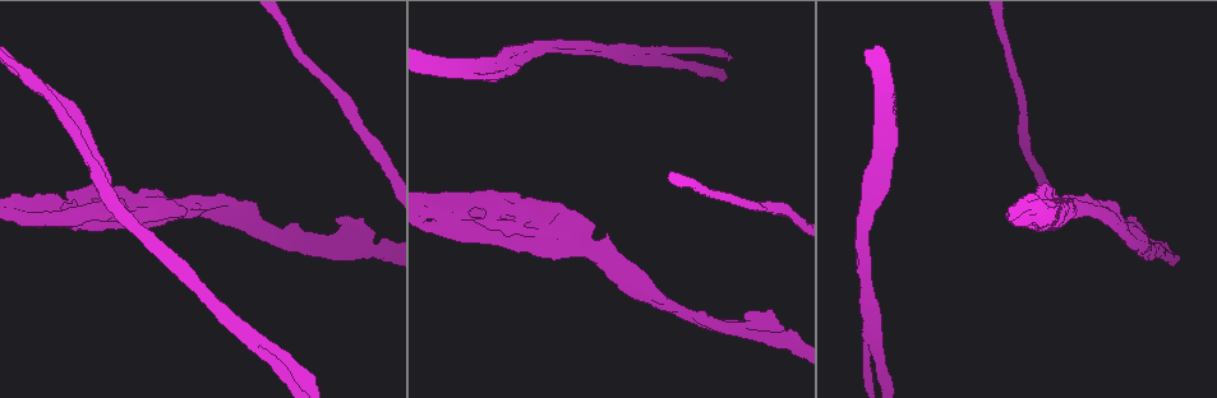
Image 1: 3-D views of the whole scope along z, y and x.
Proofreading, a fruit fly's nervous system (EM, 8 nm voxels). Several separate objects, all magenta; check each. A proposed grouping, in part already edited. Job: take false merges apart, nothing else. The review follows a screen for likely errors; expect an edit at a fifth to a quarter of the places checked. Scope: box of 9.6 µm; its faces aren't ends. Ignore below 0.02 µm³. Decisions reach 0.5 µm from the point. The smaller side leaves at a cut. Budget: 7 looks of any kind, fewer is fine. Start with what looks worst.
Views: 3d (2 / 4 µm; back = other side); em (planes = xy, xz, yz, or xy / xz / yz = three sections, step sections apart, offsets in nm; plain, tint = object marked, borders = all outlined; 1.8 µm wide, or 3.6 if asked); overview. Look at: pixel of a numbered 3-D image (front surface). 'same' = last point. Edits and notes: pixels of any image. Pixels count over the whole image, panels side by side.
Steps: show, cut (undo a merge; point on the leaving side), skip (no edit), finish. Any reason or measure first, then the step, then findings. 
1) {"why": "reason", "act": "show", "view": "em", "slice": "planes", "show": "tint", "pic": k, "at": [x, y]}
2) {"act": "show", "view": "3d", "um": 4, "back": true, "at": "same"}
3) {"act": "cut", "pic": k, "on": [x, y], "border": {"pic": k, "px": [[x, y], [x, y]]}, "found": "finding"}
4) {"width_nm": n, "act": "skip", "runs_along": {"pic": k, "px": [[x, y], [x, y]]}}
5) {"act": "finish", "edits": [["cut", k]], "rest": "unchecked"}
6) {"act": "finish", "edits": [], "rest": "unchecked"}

{"why": "closes a loop", "act": "show", "view": "3d", "um": 2, "pic": 1, "at": [242, 208]}

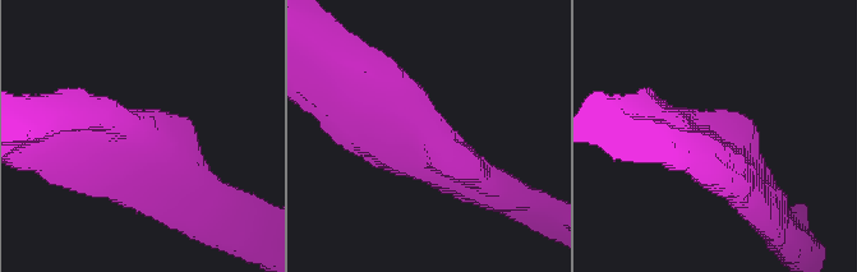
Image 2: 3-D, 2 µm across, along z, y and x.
{"act": "show", "view": "em", "slice": "planes", "show": "tint", "pic": 2, "at": [138, 133]}

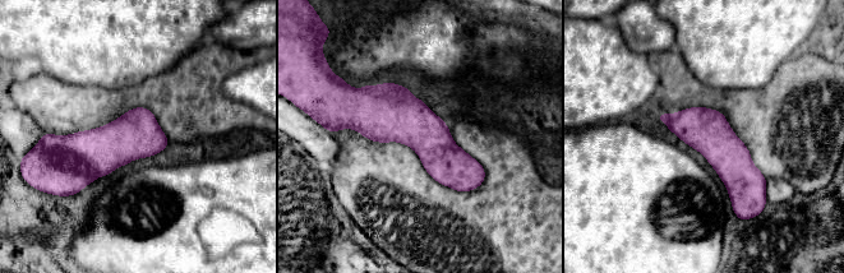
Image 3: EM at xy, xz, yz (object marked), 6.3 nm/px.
{"act": "skip", "runs_along": {"pic": 3, "px": [[345, 119], [406, 119], [482, 176]]}, "found": "all the same cell"}

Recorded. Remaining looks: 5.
{"why": "side arm on a straight run", "act": "show", "view": "3d", "um": 4, "pic": 1, "at": [636, 50]}

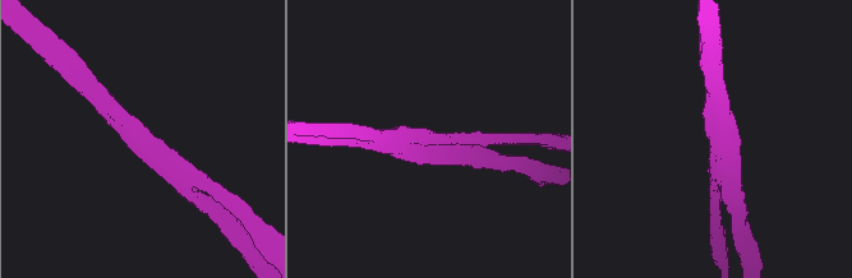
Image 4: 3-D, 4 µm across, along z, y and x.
{"act": "show", "view": "em", "slice": "planes", "show": "tint", "pic": 4, "at": [145, 138]}

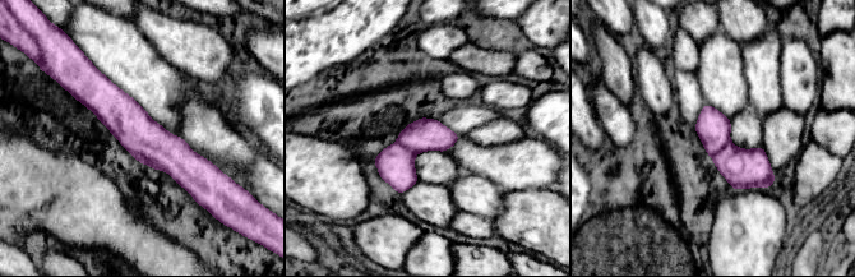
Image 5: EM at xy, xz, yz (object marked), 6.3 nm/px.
{"act": "cut", "pic": 5, "on": [137, 132], "border": {"pic": 5, "px": [[129, 151], [142, 155], [165, 170]]}, "found": "two cells meet here"}

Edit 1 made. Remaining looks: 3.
{"why": "redraw", "act": "show", "view": "overview"}

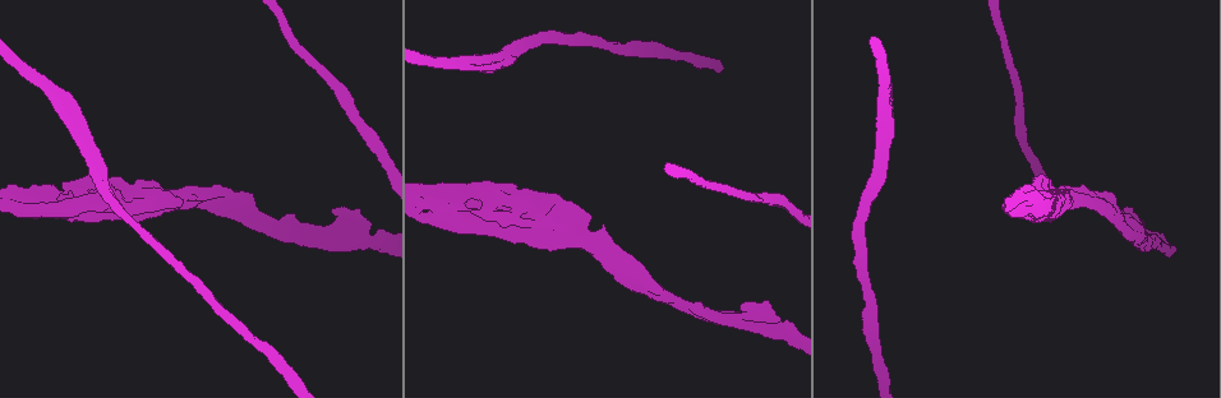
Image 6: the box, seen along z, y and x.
{"why": "sharp bend", "act": "show", "view": "em", "um": 3.6, "slice": "yz", "step": 4, "show": "tint", "pic": 6, "at": [440, 204]}

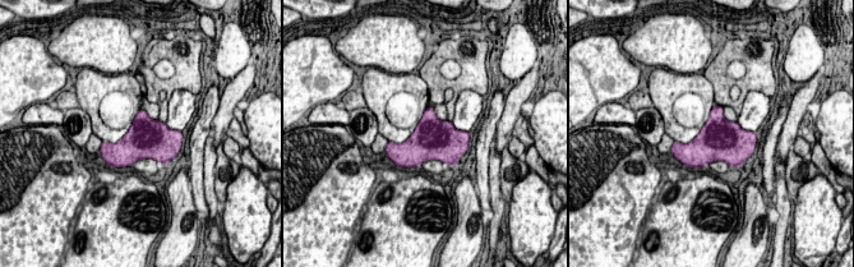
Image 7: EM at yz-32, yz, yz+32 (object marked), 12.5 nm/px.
{"why": "cut it another way", "act": "show", "view": "em", "um": 3.6, "slice": "xy", "step": 16, "show": "borders", "at": "same"}

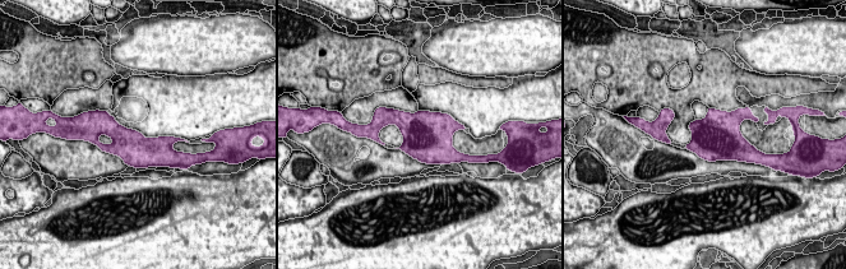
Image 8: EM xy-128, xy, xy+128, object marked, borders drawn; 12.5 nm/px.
{"act": "skip", "found": "continuous, no second cell"}

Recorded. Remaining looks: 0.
{"act": "finish", "edits": [["cut", 5]], "rest": "unchecked"}

